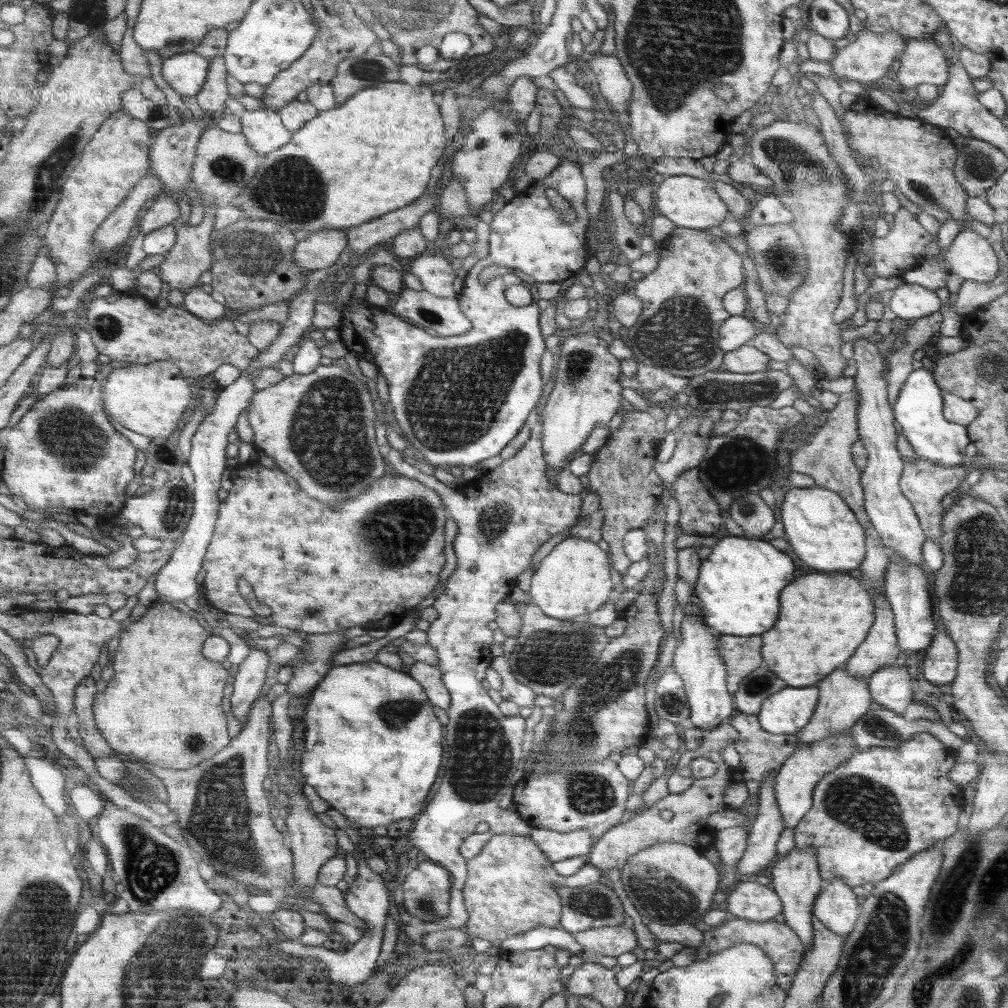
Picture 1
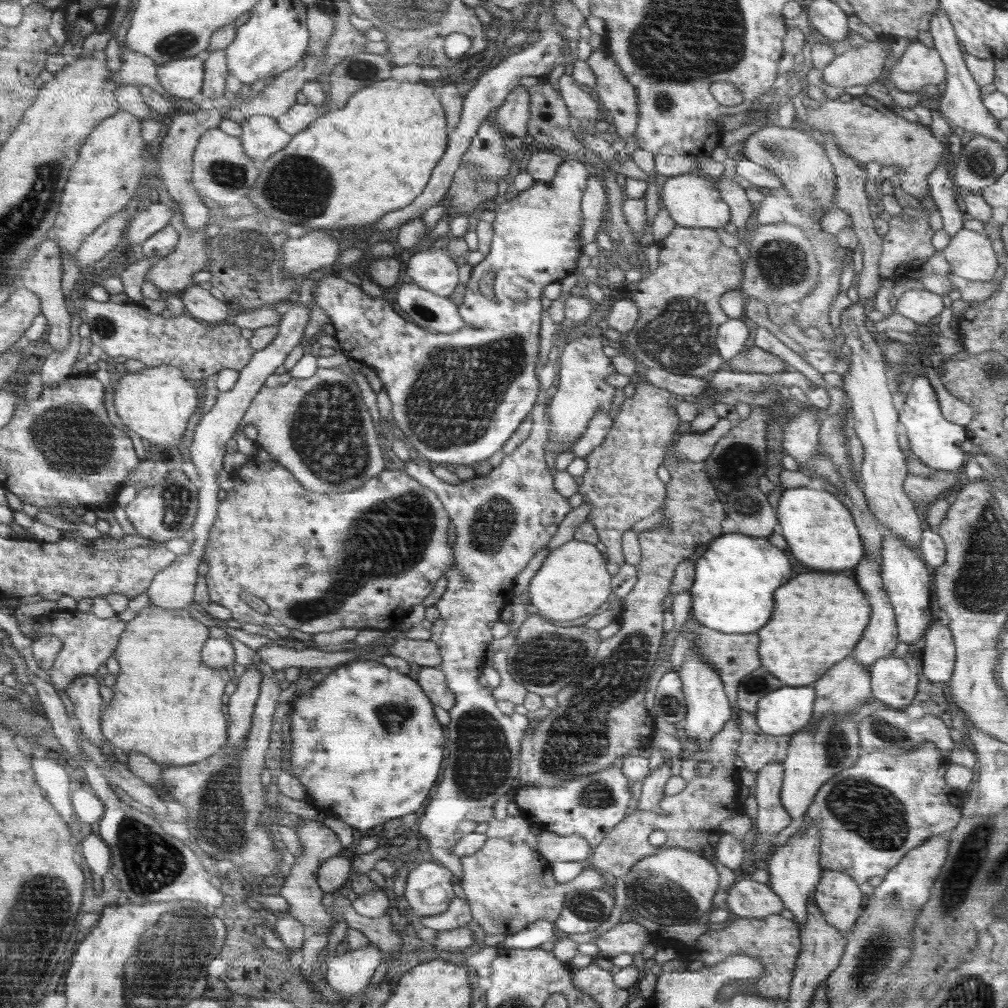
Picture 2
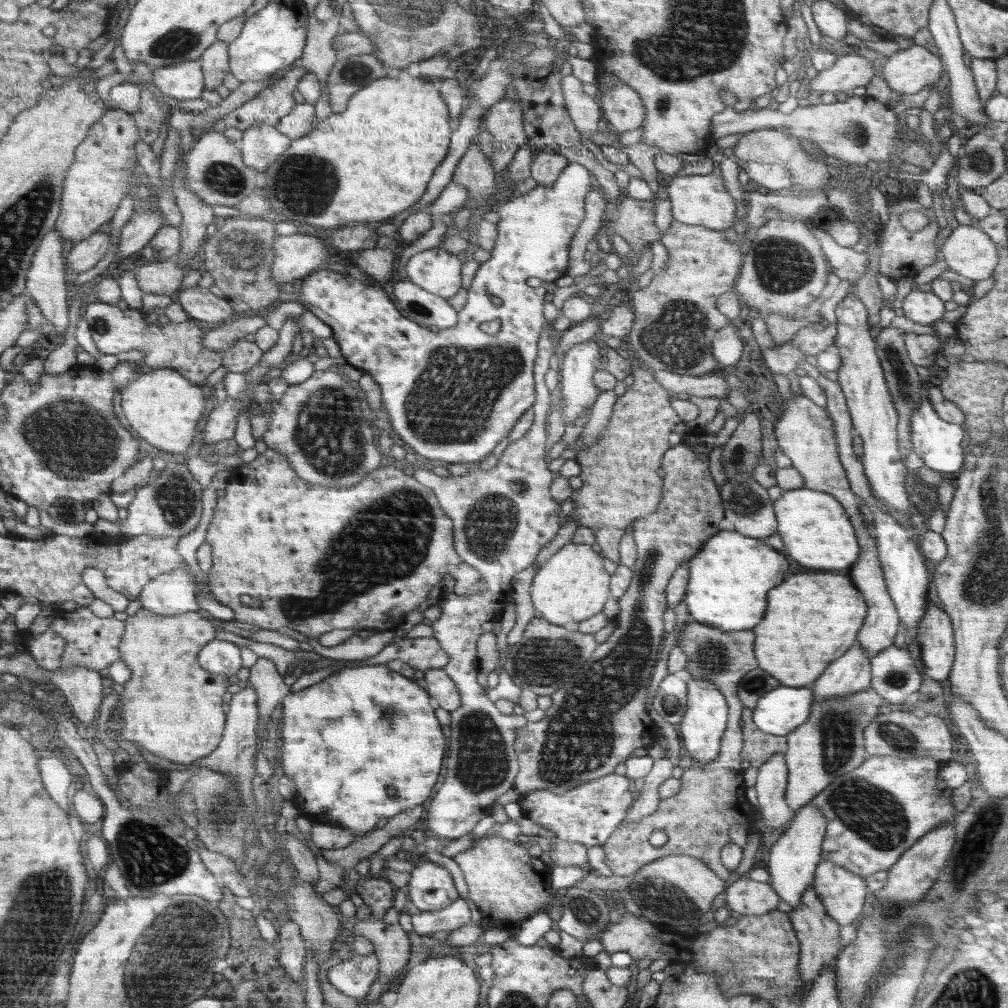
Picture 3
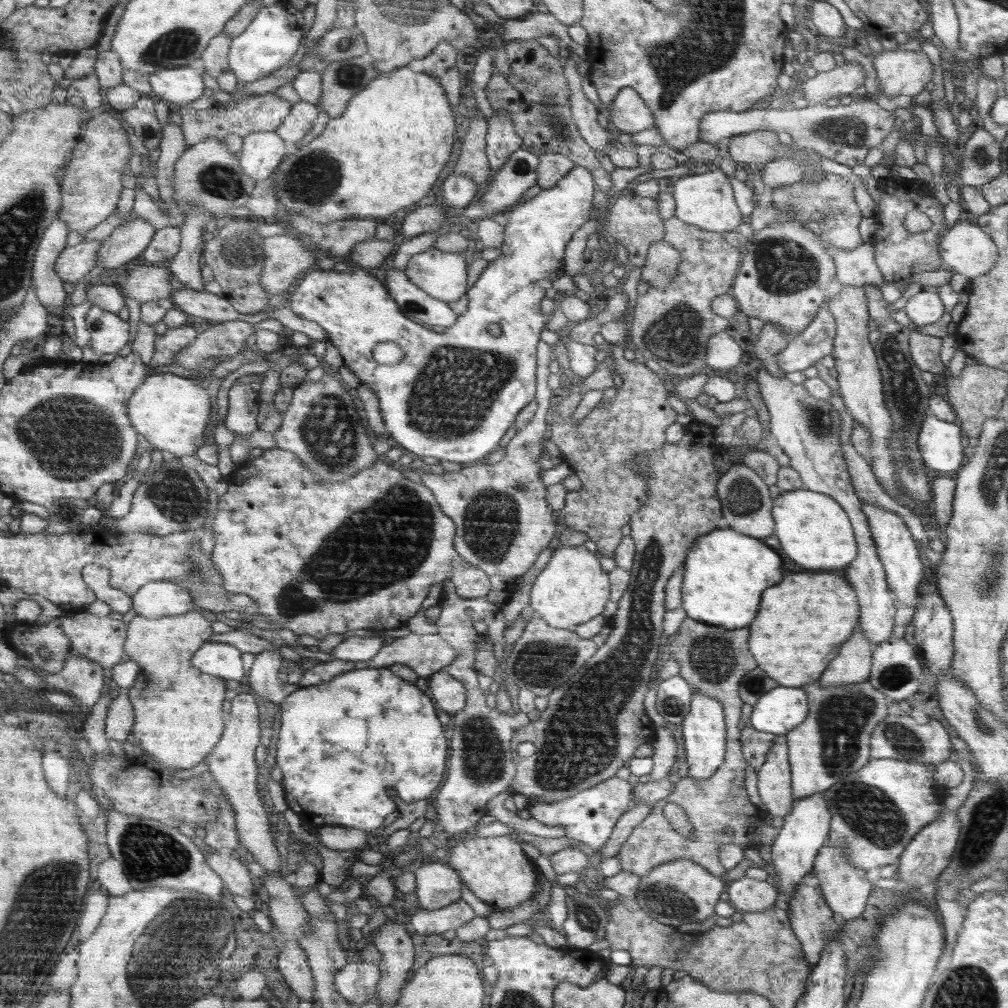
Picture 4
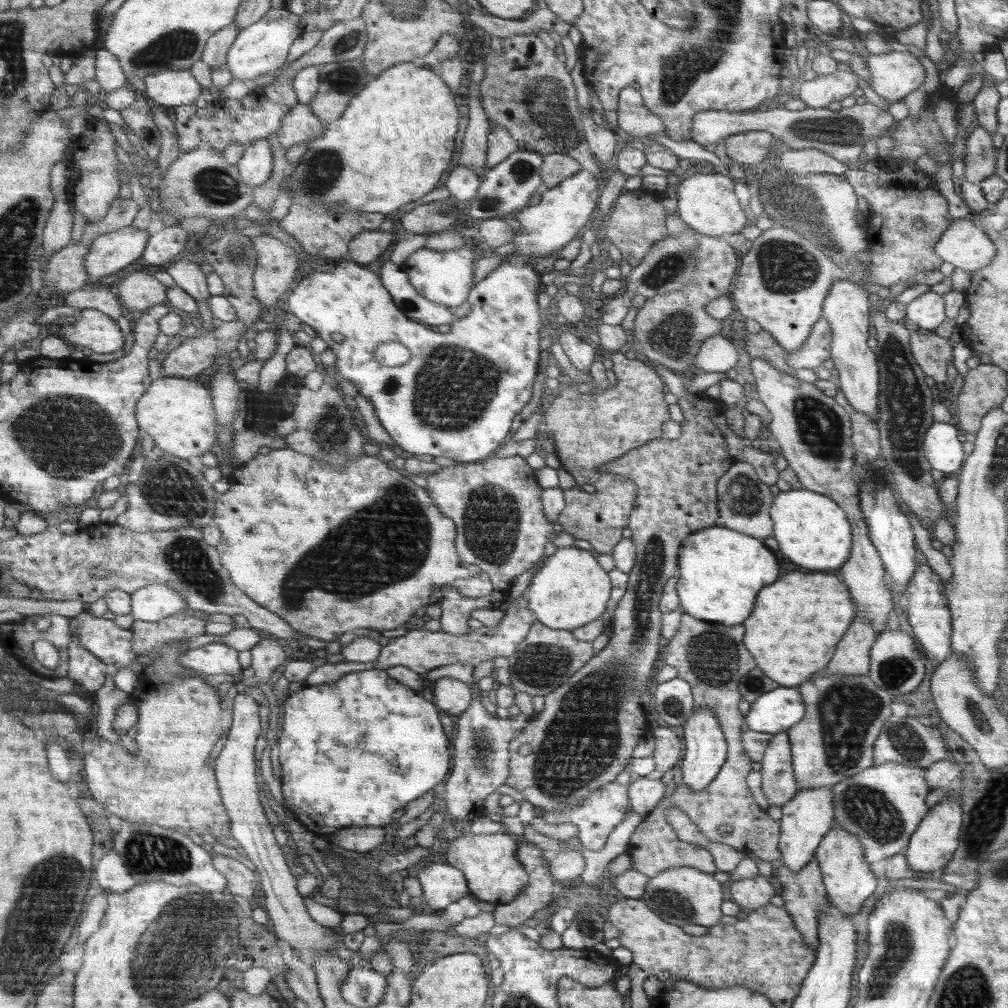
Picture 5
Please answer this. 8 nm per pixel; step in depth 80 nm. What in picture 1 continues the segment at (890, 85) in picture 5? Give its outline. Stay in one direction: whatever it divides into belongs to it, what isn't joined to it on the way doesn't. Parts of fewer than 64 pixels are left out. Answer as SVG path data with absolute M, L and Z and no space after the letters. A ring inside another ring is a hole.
M923 37L909 39L906 43L896 73L898 82L912 92L919 84L946 84L949 62L939 44Z

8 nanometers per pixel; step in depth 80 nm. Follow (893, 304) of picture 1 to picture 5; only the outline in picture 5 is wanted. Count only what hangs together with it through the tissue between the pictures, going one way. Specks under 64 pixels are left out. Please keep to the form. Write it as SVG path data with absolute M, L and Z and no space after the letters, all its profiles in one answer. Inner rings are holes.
M928 291L912 300L906 307L907 318L919 328L934 331L945 319L942 295Z

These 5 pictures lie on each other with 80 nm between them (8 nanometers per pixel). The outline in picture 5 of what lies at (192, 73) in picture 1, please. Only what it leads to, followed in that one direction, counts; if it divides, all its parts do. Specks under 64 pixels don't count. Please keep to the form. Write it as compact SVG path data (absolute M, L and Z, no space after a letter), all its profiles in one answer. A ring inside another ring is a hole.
M190 69L166 70L144 79L146 89L141 97L150 98L160 107L177 107L194 104L194 100L202 94L202 87Z

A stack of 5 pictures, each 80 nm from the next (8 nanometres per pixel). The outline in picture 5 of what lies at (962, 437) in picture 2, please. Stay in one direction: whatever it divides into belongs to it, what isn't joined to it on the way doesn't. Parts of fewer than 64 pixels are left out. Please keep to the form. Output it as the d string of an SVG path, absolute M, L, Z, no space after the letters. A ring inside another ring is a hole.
M933 422L929 431L926 433L923 442L923 451L926 460L929 462L933 473L940 476L957 475L964 464L964 453L962 443L958 439L958 434L962 433L956 422Z

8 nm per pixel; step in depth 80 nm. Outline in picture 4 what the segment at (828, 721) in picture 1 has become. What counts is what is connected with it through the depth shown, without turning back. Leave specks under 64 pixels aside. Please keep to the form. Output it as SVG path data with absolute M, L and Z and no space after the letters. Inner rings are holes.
M854 630L852 638L846 640L846 650L834 658L834 666L822 674L818 682L823 687L858 684L869 679L871 656L875 646L863 635L862 630Z

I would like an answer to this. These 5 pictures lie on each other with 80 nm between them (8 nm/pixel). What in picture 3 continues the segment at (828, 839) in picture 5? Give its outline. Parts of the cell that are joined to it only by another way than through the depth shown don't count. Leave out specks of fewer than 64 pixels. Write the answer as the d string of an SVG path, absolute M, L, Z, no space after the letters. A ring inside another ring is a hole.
M821 859L817 866L813 890L825 905L827 913L844 926L861 918L866 898L866 881L858 874L848 872L832 859Z

